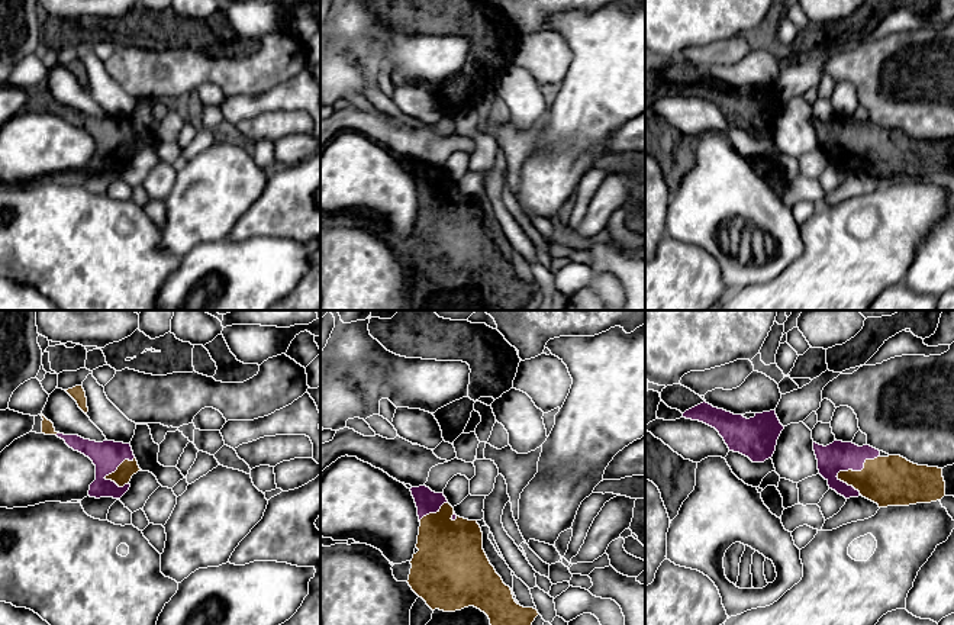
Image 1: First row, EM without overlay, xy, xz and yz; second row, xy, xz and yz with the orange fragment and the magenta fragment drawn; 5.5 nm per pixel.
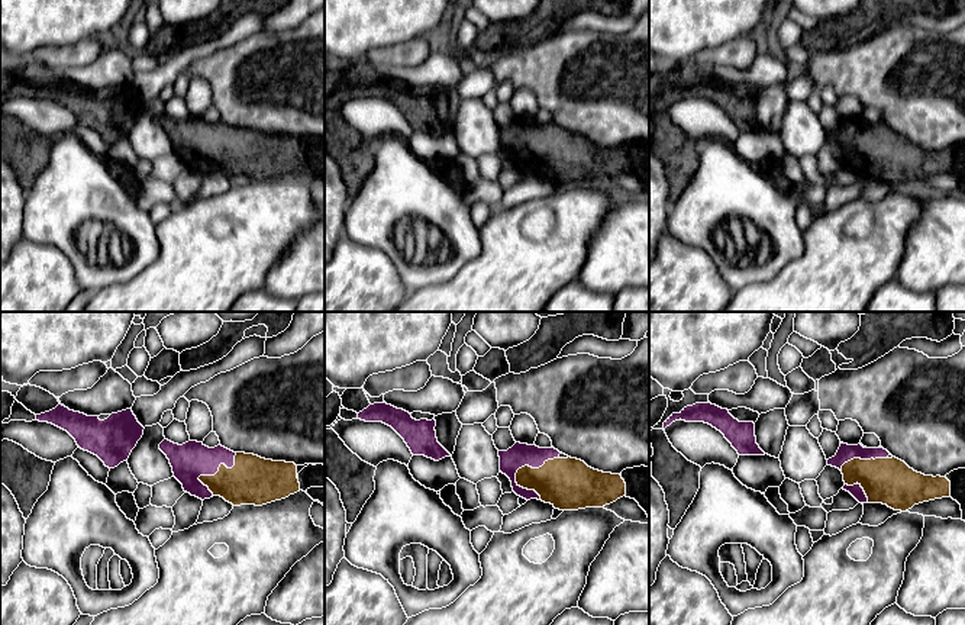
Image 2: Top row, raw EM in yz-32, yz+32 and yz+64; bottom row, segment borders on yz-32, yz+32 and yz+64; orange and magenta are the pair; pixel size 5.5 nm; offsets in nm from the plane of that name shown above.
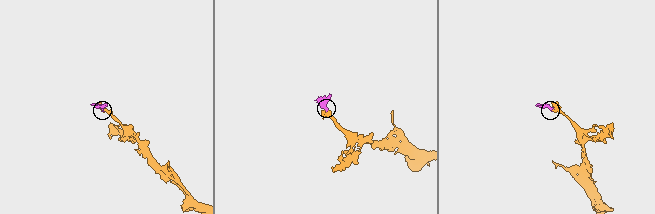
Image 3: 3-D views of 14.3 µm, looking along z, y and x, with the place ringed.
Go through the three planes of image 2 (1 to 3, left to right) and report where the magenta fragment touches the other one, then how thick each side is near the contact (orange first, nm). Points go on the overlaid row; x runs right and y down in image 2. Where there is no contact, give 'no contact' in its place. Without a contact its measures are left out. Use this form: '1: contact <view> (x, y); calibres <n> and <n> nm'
1: contact yz-32 (215, 474); calibres 280 and 200 nm
2: contact yz+32 (531, 467); calibres 280 and 130 nm
3: contact yz+64 (862, 460); calibres 260 and 90 nm

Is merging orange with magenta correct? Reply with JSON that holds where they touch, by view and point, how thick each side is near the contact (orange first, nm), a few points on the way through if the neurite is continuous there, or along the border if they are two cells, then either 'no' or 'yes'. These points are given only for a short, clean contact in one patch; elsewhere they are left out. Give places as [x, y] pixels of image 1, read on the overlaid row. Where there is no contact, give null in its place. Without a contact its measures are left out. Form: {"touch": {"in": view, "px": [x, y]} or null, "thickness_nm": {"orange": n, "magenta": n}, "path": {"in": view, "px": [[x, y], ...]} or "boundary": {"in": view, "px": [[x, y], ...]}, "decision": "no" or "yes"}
{"touch": {"in": "yz", "px": [857, 472]}, "thickness_nm": {"orange": 280, "magenta": 160}, "decision": "yes"}

